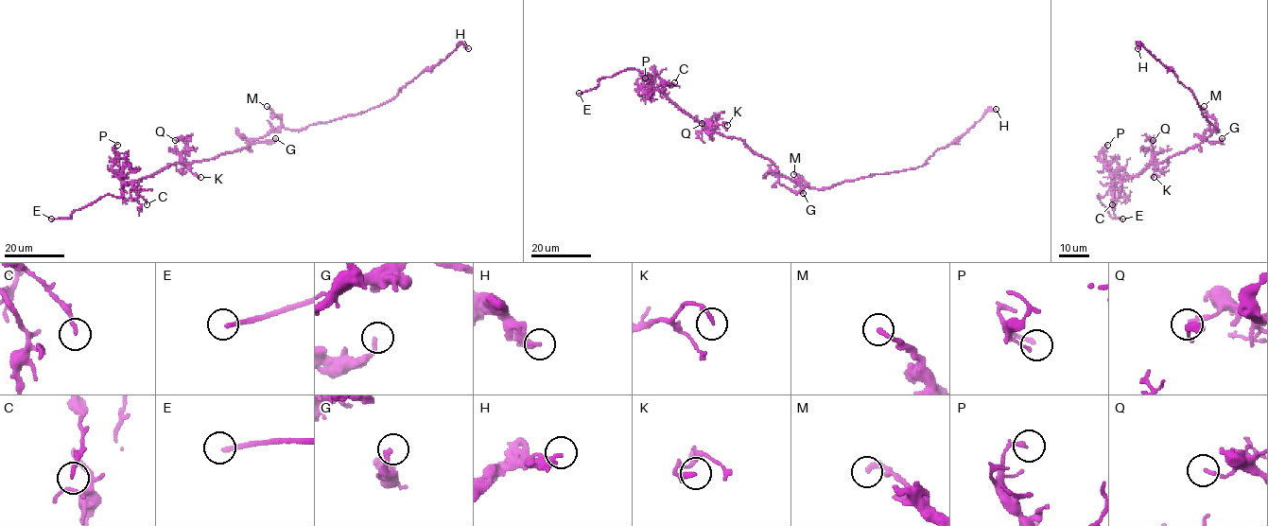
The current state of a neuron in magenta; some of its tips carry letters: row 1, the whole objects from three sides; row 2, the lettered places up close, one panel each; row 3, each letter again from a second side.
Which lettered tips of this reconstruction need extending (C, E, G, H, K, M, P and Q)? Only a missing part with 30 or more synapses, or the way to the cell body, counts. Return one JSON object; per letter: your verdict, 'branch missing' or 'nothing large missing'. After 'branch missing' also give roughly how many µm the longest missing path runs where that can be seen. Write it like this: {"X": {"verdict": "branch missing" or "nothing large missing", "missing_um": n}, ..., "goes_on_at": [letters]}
{"C": {"verdict": "nothing large missing"}, "E": {"verdict": "branch missing", "missing_um": 20}, "G": {"verdict": "nothing large missing"}, "H": {"verdict": "nothing large missing"}, "K": {"verdict": "nothing large missing"}, "M": {"verdict": "nothing large missing"}, "P": {"verdict": "nothing large missing"}, "Q": {"verdict": "nothing large missing"}, "goes_on_at": ["E"]}

